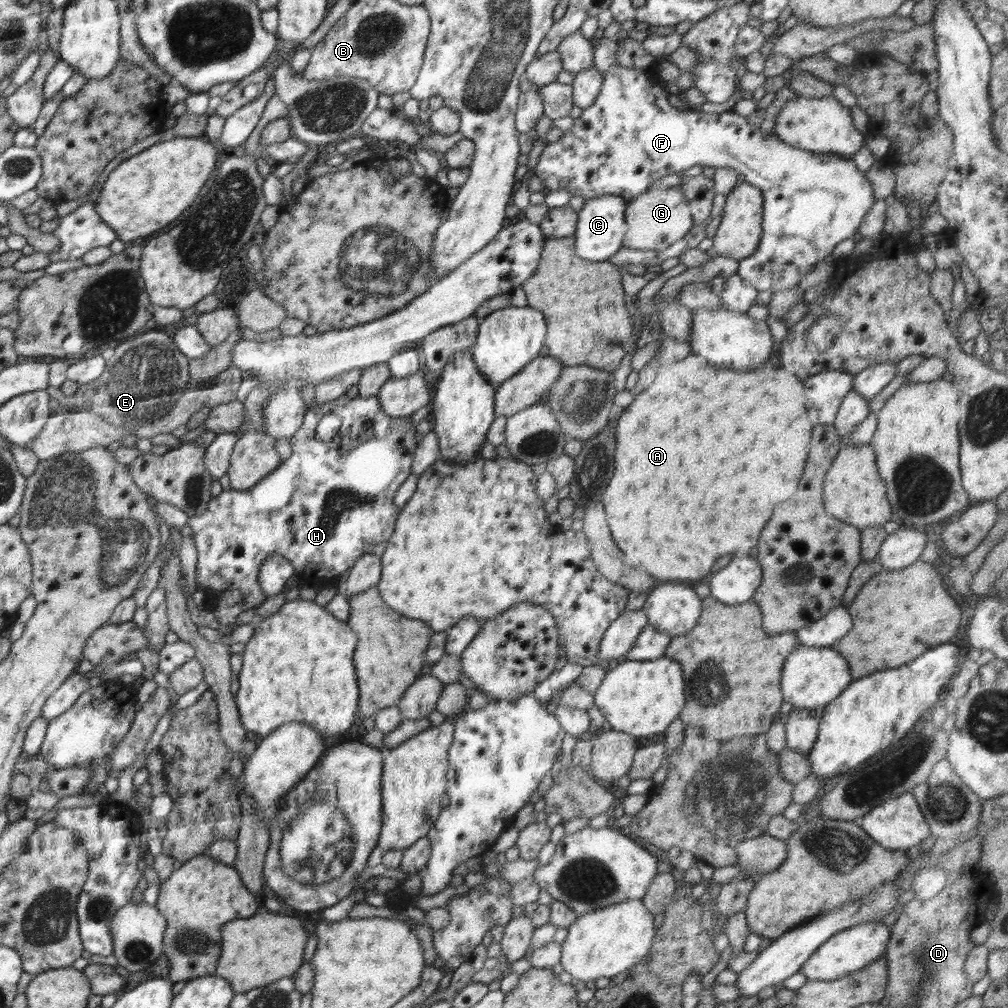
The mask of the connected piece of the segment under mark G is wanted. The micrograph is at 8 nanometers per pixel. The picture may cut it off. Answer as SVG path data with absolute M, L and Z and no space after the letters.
M678 187L648 189L641 196L628 202L628 208L625 210L625 221L628 230L623 240L624 247L658 252L683 239L694 226L689 204Z

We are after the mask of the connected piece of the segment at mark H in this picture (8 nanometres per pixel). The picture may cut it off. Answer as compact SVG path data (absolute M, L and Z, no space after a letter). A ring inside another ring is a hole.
M350 393L340 396L337 400L325 402L320 406L316 406L307 410L303 419L303 424L298 432L291 437L292 456L282 461L279 468L276 468L271 474L265 477L258 484L245 491L237 491L230 489L222 491L219 495L212 497L212 500L207 504L207 509L204 514L200 516L189 517L189 524L192 528L191 538L194 541L194 546L197 549L197 573L196 582L199 590L205 592L205 608L214 614L214 618L218 620L222 626L232 626L236 624L238 614L250 610L250 608L257 608L266 598L260 598L261 586L258 584L257 576L260 565L267 559L271 553L280 553L286 560L292 563L295 568L295 578L298 578L305 584L312 586L318 592L324 588L334 586L338 582L338 578L346 569L351 569L358 559L361 558L364 548L370 544L387 543L390 536L394 533L396 528L396 521L399 511L395 509L393 498L395 496L395 486L405 477L411 474L412 462L414 453L419 442L416 442L416 427L412 425L410 417L390 417L380 409L380 404L377 396L363 398L357 393L351 395ZM326 414L335 414L342 422L338 433L331 442L316 441L316 428L321 419Z

